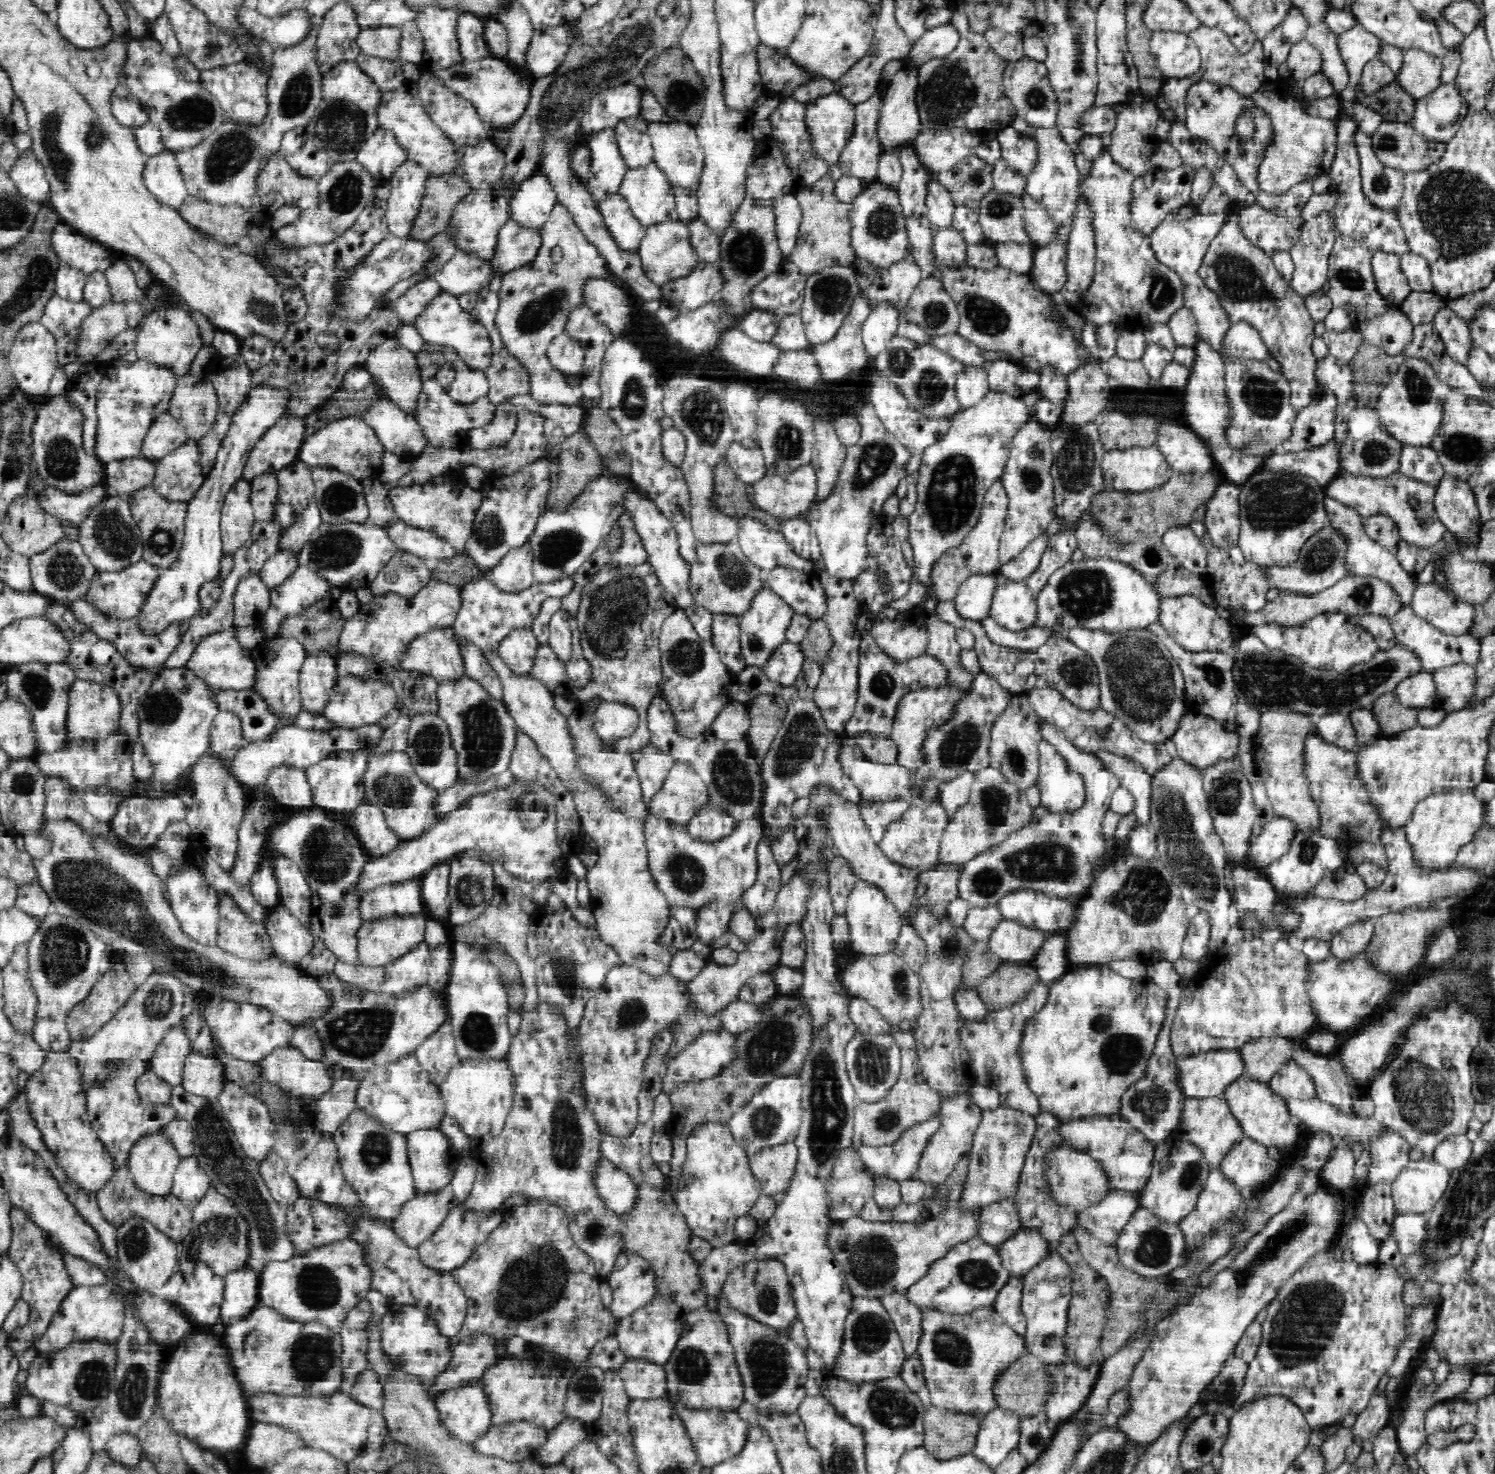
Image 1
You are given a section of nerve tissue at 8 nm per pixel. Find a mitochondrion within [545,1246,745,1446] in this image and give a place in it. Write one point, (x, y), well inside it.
(693, 1366)

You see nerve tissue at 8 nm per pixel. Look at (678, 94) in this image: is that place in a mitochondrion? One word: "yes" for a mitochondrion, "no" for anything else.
yes

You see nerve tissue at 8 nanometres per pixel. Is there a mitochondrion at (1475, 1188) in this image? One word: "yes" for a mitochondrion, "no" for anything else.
yes

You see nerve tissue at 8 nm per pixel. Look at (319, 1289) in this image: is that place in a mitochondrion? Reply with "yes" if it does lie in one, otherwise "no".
yes

